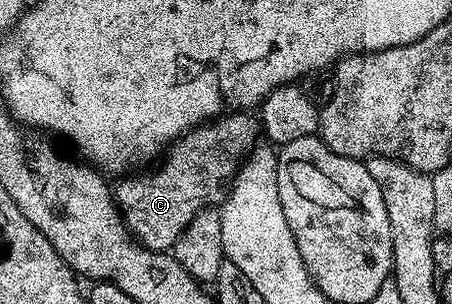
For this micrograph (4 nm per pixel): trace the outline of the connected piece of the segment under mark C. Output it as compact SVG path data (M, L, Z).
M229 112L200 126L168 147L161 170L150 178L125 176L115 186L115 201L134 238L149 250L172 251L179 236L201 210L217 208L229 196L229 189L241 163L258 145L262 133L258 115L253 112Z

